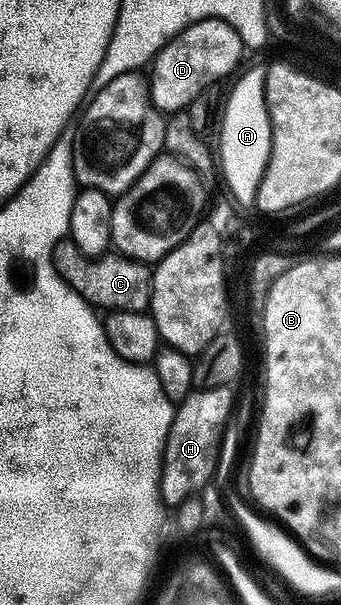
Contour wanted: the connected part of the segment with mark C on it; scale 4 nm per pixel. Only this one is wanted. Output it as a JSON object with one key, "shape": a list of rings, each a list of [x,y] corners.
{"shape":[[[61,239],[53,247],[53,264],[59,277],[79,297],[83,297],[94,308],[111,311],[149,311],[153,292],[153,273],[138,259],[128,259],[120,253],[106,253],[90,257],[73,244],[72,239]]]}

